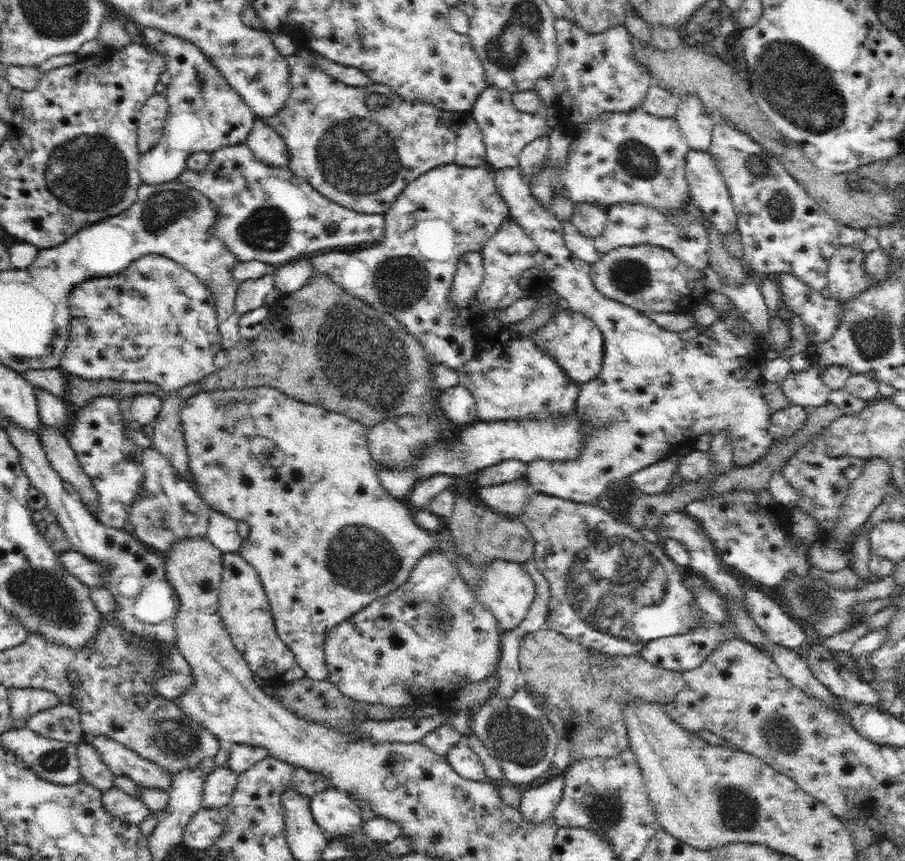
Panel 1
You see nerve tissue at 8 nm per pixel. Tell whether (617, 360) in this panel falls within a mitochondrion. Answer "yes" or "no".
no

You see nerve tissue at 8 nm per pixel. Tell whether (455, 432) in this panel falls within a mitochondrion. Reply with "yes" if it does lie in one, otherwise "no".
no

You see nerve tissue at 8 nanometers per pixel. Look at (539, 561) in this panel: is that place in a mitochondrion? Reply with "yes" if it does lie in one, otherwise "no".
no

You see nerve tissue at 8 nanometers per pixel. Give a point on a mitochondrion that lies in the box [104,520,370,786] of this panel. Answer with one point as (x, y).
(176, 739)

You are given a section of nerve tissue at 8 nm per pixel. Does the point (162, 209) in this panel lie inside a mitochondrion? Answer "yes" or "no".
yes

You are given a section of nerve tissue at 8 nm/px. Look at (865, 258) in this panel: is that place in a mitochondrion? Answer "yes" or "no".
no

